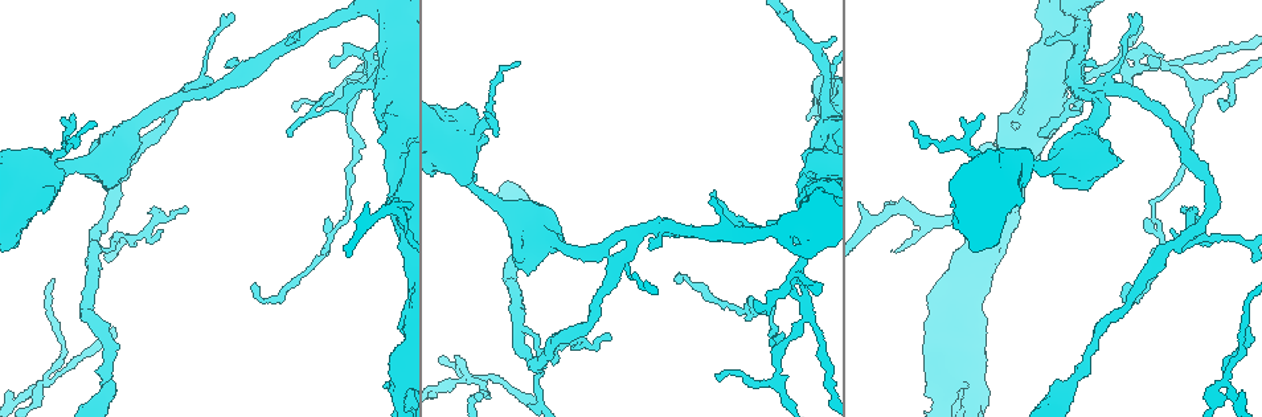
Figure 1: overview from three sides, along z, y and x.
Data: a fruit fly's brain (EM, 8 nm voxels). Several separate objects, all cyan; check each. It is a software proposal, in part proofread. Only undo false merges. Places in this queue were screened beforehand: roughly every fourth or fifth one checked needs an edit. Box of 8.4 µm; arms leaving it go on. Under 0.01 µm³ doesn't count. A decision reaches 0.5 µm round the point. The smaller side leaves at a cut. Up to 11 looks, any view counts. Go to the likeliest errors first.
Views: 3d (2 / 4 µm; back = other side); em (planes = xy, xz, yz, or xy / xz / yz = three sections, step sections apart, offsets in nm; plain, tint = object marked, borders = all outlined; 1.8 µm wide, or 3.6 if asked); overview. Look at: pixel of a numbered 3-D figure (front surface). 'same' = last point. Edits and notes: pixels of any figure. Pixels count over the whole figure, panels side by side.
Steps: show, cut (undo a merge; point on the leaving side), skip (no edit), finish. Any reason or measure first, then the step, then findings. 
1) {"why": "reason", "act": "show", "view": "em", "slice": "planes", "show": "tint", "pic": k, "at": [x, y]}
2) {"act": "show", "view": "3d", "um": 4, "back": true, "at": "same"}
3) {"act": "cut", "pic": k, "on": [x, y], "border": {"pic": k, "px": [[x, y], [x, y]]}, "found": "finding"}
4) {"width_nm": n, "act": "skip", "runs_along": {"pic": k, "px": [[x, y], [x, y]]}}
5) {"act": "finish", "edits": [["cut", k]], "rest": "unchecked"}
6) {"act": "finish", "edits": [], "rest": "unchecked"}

{"why": "four or more arms meet", "act": "show", "view": "3d", "um": 4, "pic": 1, "at": [1082, 92]}

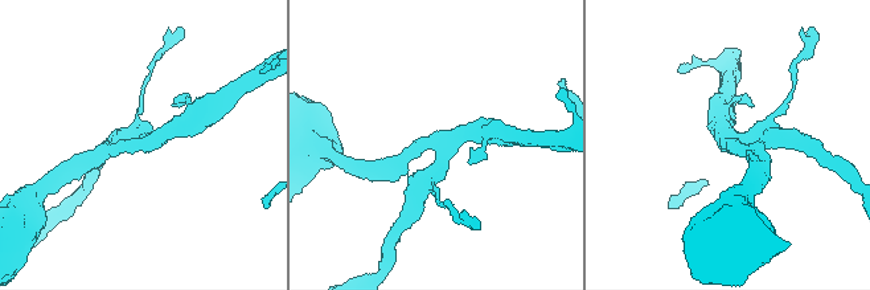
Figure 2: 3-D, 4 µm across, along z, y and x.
{"arms": 4, "act": "show", "view": "em", "slice": "planes", "show": "borders", "pic": 2, "at": [733, 141]}

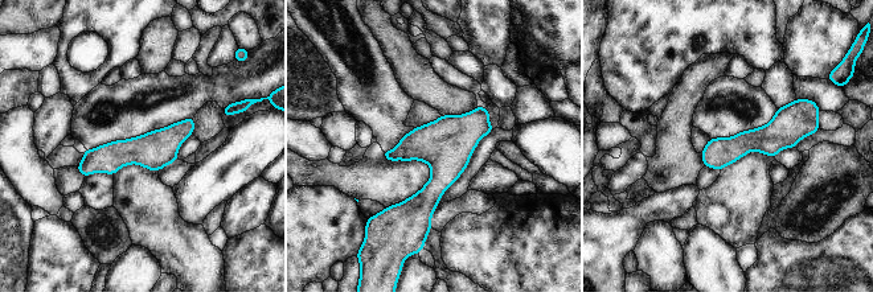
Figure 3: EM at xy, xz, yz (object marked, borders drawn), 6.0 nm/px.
{"act": "skip", "runs_along": {"pic": 3, "px": [[191, 122], [154, 151], [81, 168]]}, "found": "all the same neuron"}

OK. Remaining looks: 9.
{"act": "show", "view": "em", "slice": "planes", "show": "tint", "pic": 1, "at": [337, 90]}

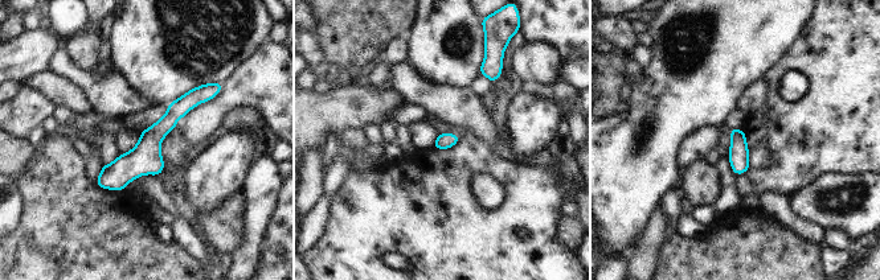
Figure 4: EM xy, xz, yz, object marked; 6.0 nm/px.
{"width_nm": 100, "act": "skip", "runs_along": {"pic": 4, "px": [[207, 91], [99, 181]]}, "found": "continuous, no second neuron"}

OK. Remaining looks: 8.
{"act": "show", "view": "em", "slice": "xz", "step": 4, "show": "tint", "pic": 1, "at": [809, 309]}

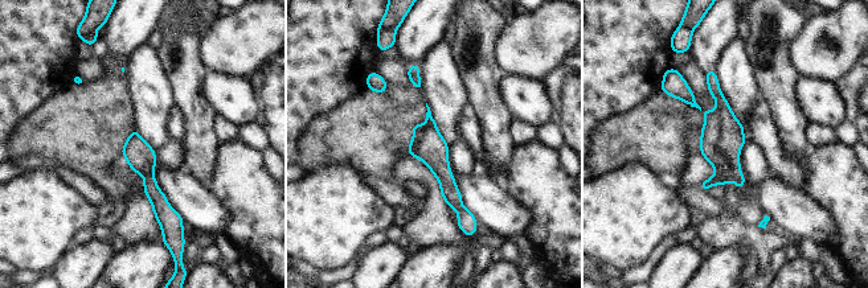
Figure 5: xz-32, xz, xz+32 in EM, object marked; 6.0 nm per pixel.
{"act": "show", "view": "em", "slice": "planes", "show": "tint", "at": "same"}

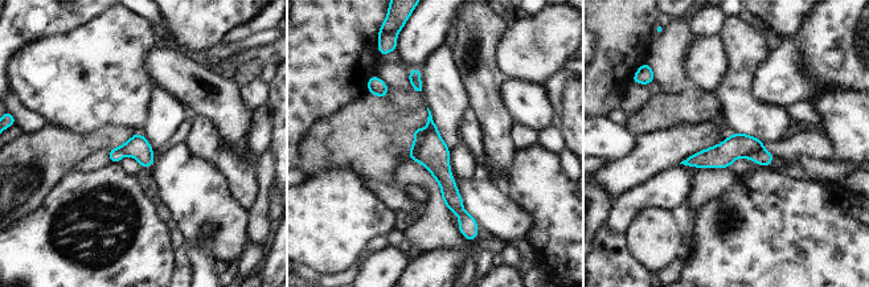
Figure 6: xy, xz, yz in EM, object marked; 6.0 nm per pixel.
{"act": "cut", "pic": 6, "on": [418, 135], "border": {"pic": 6, "px": [[423, 132], [417, 148], [417, 160]]}, "found": "a second neuron is stuck on"}

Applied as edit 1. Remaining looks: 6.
{"why": "sudden change in width", "act": "show", "view": "em", "um": 3.6, "slice": "planes", "show": "tint", "pic": 1, "at": [1058, 87]}

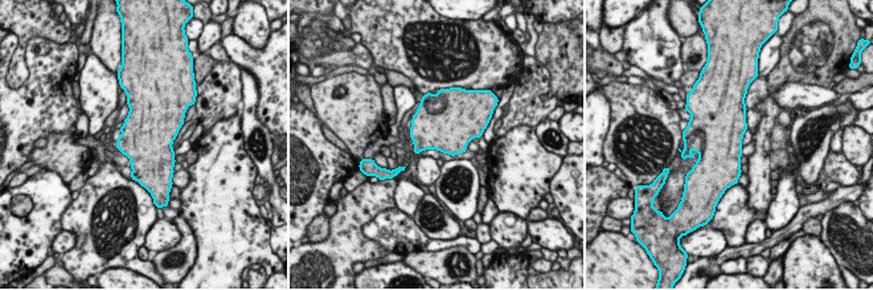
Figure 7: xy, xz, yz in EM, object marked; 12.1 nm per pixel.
{"act": "skip", "found": "continuous, no second neuron"}

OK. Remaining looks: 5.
{"why": "side arm on a straight run", "act": "show", "view": "em", "slice": "xz", "step": 4, "show": "tint", "pic": 1, "at": [1181, 242]}

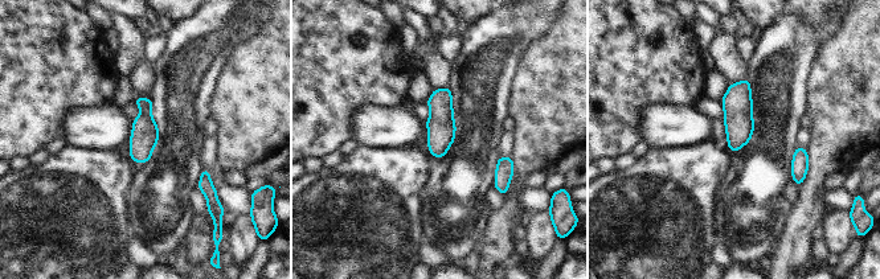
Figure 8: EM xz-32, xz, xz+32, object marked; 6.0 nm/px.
{"width_nm": 170, "act": "skip", "found": "one neuron here"}

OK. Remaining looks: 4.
{"act": "finish", "edits": [["cut", 6]], "rest": "unchecked"}

